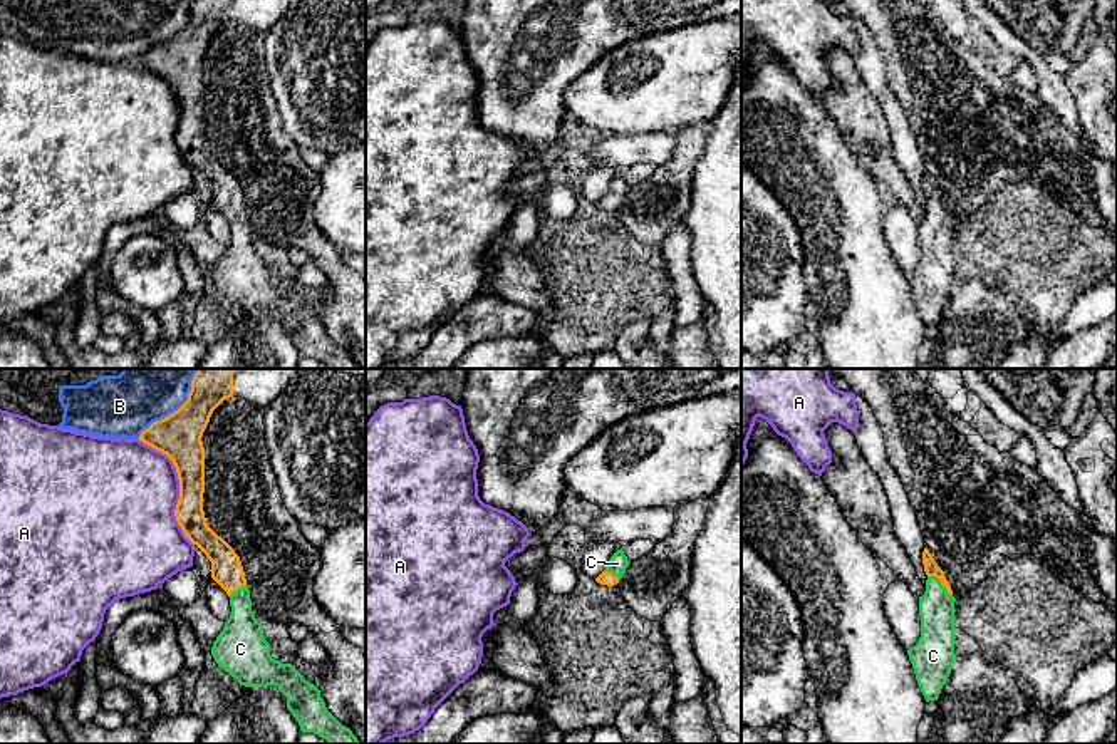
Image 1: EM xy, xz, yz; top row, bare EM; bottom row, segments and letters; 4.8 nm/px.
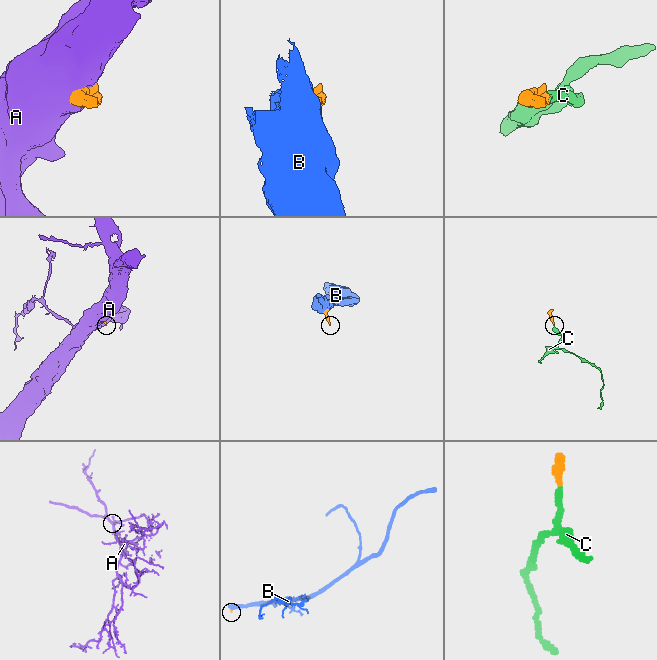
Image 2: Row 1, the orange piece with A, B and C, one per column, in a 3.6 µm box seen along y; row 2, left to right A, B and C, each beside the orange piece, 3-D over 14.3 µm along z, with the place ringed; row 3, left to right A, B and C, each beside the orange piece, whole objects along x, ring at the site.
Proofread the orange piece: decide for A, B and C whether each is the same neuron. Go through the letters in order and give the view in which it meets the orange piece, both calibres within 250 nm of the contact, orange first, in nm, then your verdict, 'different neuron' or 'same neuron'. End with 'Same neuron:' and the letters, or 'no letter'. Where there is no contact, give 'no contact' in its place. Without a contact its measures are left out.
A: xy | 220/480 nm | different neuron
B: xy | 220/340 nm | different neuron
C: yz | 70/180 nm | same neuron
Same neuron: C

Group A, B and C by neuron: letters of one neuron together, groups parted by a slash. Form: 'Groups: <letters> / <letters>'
Groups: A / B / C

